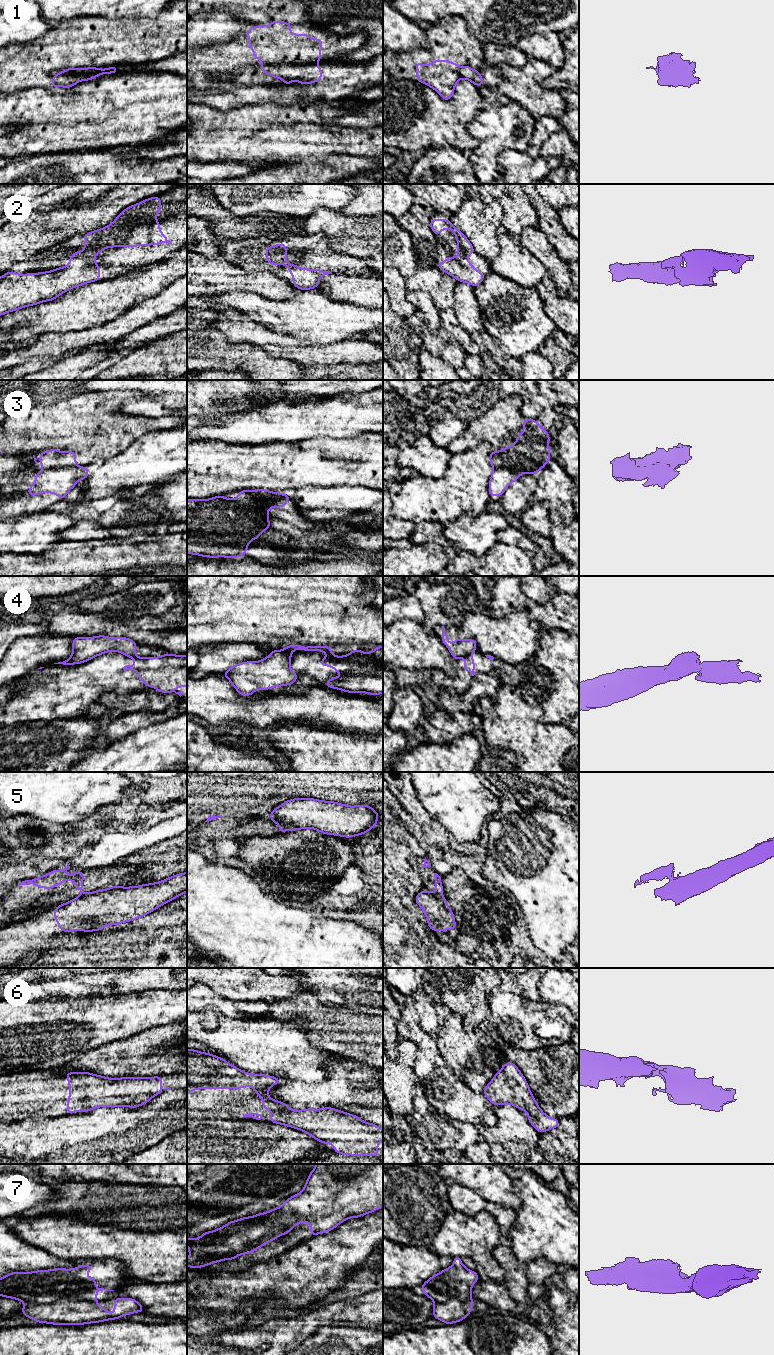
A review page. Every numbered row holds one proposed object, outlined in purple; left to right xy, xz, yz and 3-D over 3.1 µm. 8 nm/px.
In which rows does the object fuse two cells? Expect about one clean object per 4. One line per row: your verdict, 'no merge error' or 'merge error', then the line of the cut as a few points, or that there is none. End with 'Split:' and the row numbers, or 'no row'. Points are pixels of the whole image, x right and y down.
1: merge error; cut in xz along (311, 63), (265, 64), (263, 66)
2: no merge error; no cut
3: merge error; cut in xy along (75, 465), (57, 466), (43, 470)
4: merge error; cut in yz along (470, 652), (463, 657)
5: merge error; cut in yz along (431, 893), (443, 896)
6: no merge error; no cut
7: merge error; cut in xy along (96, 1301), (63, 1298), (44, 1303), (27, 1303)
Split: 1, 3, 4, 5, 7

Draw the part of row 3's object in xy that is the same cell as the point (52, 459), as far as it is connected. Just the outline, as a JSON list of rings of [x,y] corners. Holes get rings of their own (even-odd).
[[[55,447],[51,451],[41,451],[40,461],[43,470],[57,467],[76,466],[75,451],[57,451]]]

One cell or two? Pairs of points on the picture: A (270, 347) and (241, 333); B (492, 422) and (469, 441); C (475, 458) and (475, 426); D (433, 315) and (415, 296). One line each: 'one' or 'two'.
A: one
B: one
C: two
D: one

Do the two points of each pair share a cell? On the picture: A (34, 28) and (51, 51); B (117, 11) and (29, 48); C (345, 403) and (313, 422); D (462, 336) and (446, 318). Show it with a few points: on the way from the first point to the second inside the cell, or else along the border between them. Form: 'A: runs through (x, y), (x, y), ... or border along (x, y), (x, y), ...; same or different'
A: border along (50, 28), (42, 36), (18, 45); different
B: border along (80, 17), (103, 16), (110, 19), (128, 17); different
C: runs through (337, 411), (330, 418), (321, 418); same
D: runs through (457, 332), (448, 323); same

